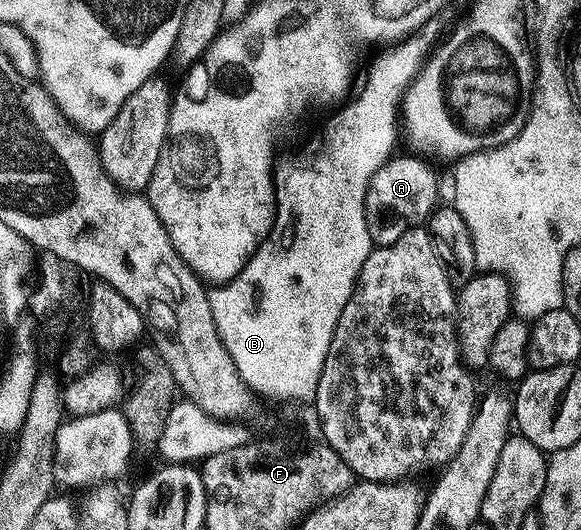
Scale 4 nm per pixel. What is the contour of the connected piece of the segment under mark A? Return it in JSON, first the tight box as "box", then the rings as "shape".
{"box":[366,156,439,246],"shape":[[[391,156],[368,183],[366,222],[371,242],[375,246],[396,243],[396,239],[400,239],[404,231],[417,229],[429,222],[439,201],[438,177],[428,162],[421,161],[418,157]]]}

